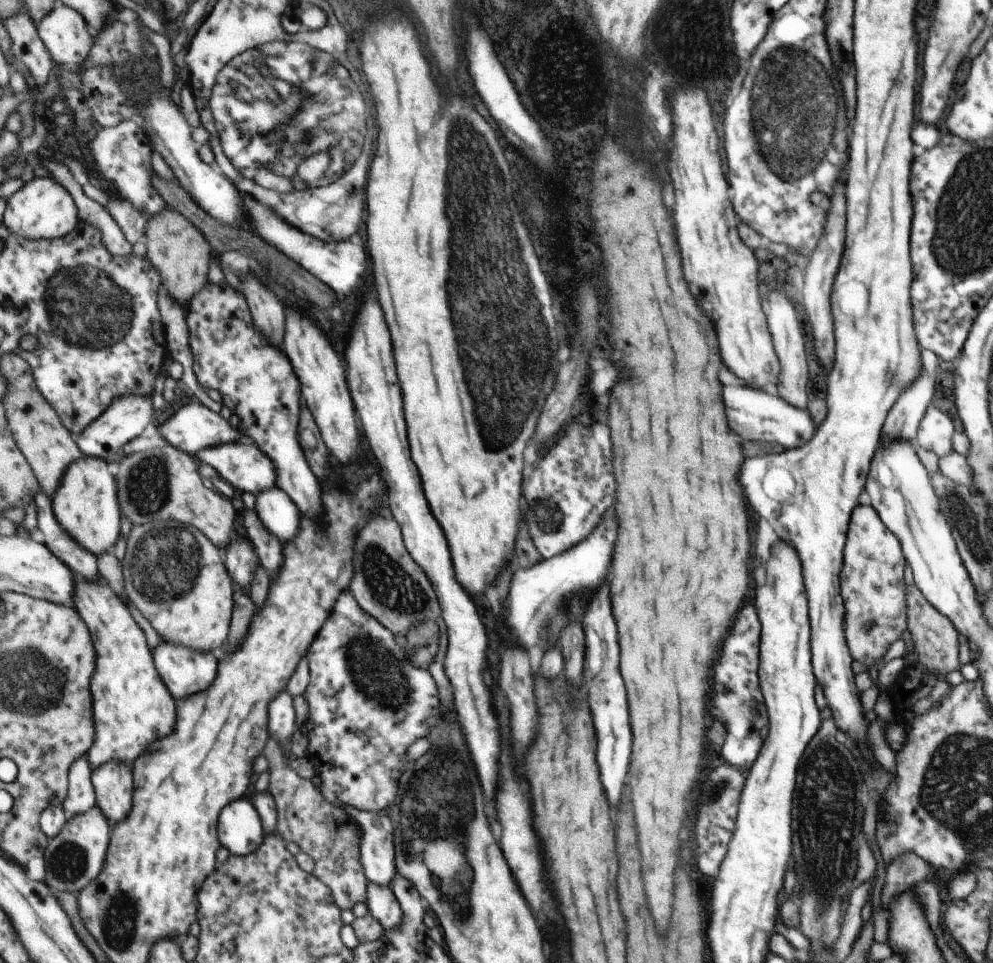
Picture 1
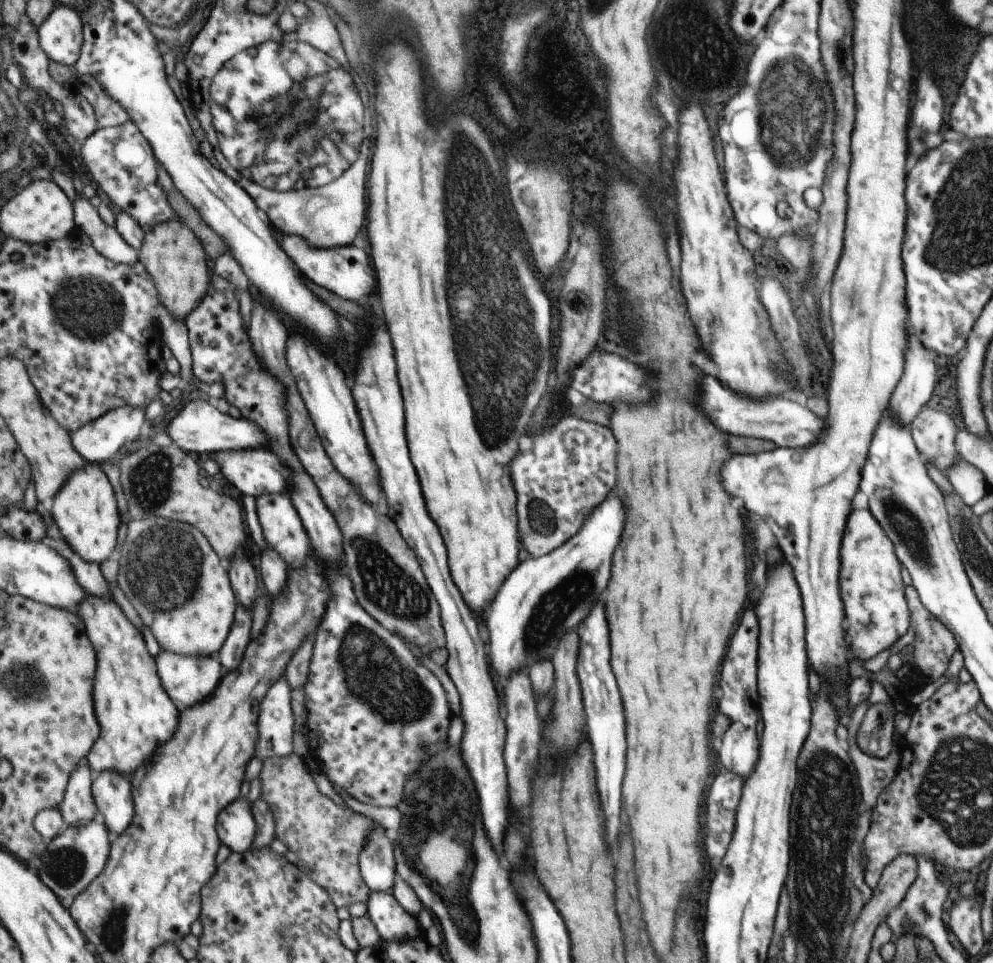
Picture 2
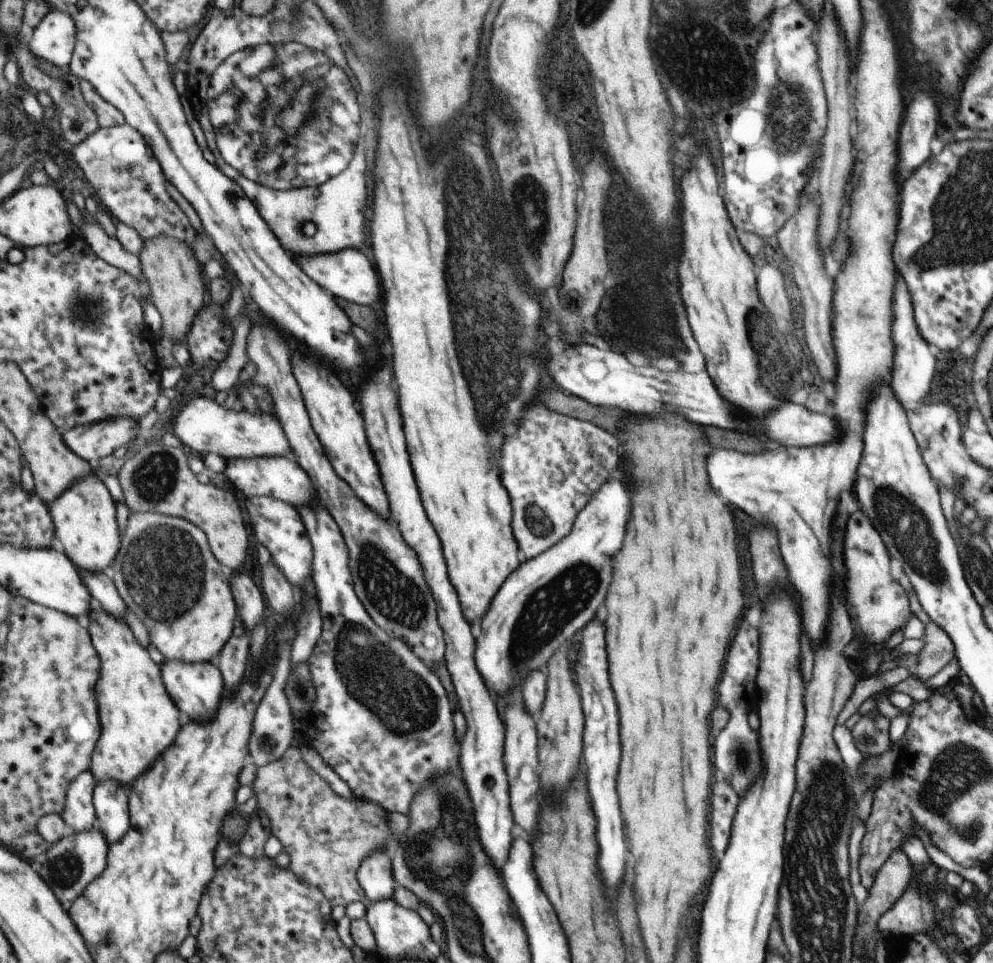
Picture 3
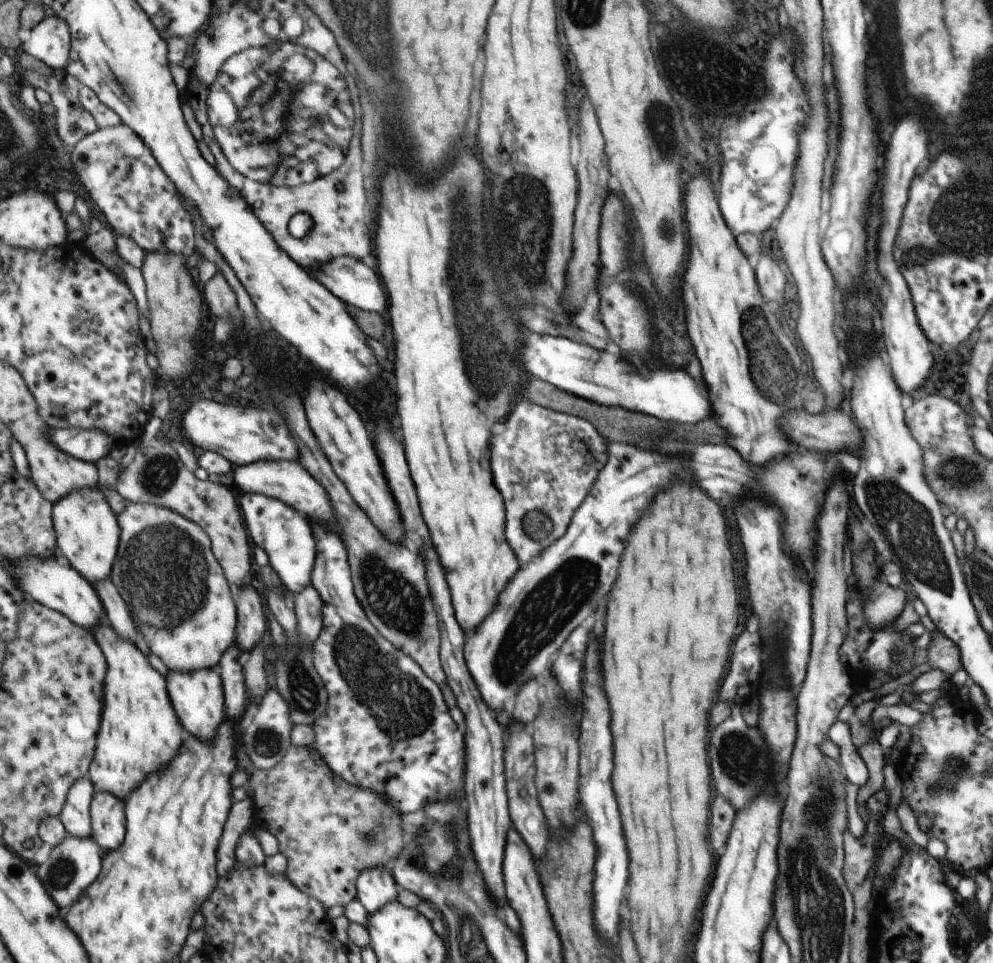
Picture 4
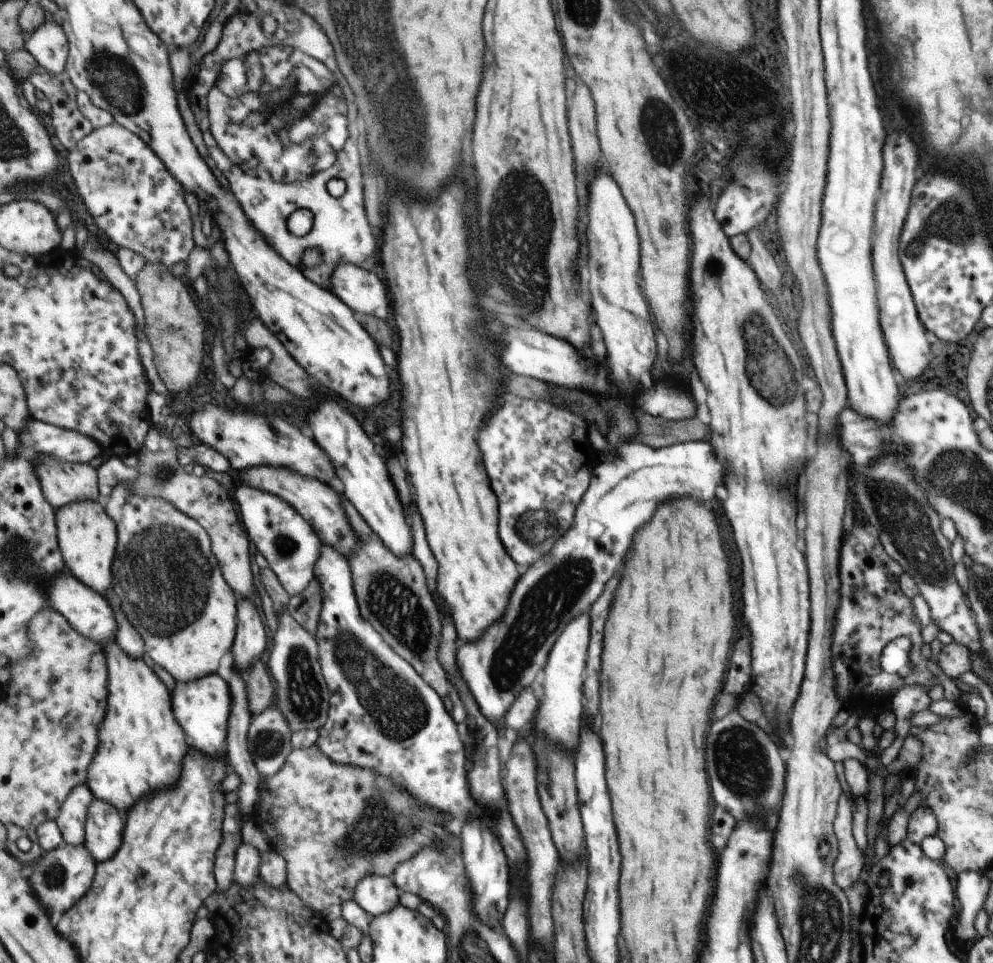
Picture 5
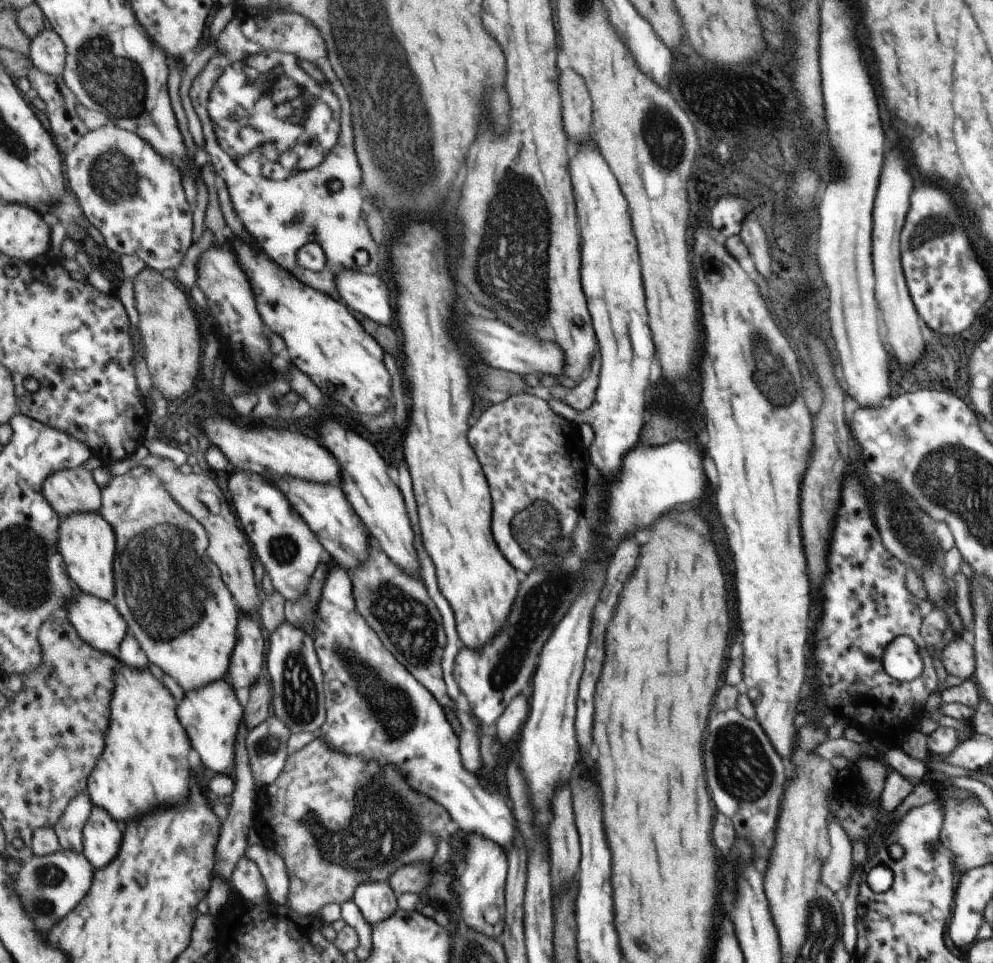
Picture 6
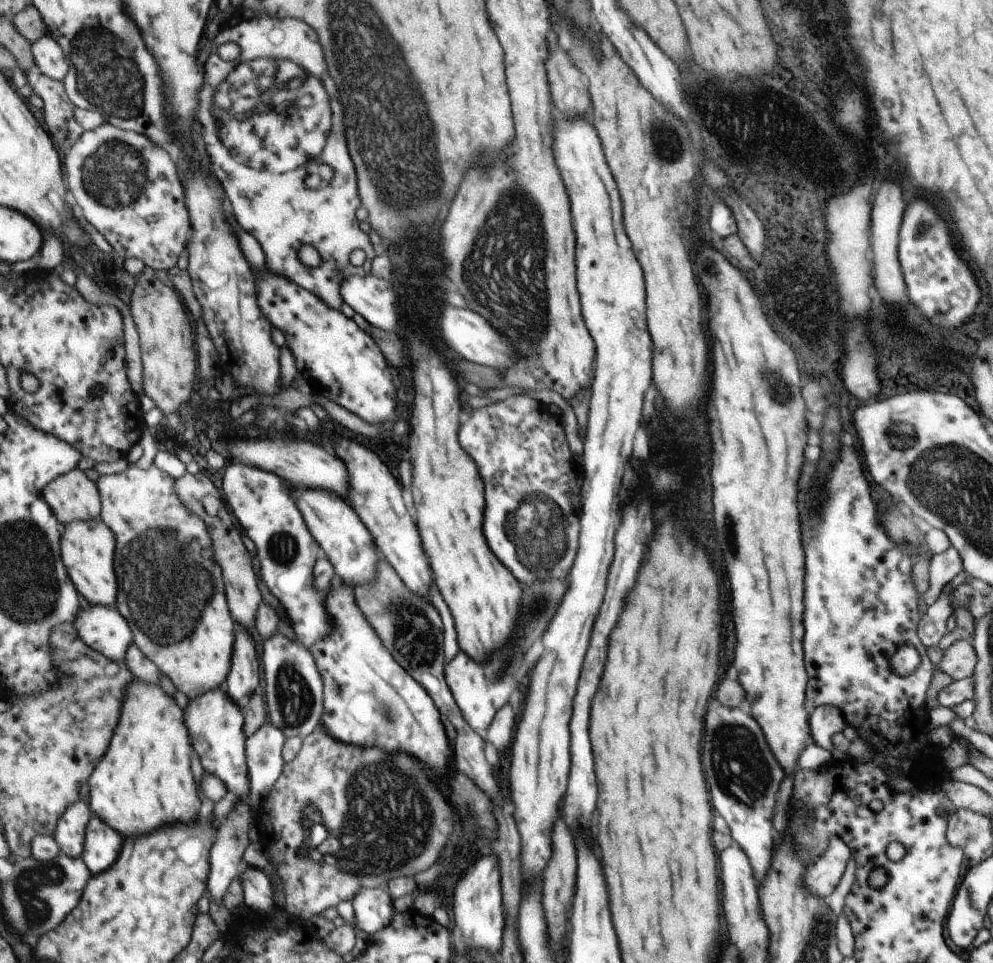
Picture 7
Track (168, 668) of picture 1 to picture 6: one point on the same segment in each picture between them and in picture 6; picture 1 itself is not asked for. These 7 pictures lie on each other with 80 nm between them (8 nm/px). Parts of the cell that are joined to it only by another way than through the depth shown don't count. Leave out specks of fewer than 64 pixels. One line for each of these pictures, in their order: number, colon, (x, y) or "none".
2: (184, 675)
3: (198, 688)
4: (199, 696)
5: (205, 709)
6: (212, 714)

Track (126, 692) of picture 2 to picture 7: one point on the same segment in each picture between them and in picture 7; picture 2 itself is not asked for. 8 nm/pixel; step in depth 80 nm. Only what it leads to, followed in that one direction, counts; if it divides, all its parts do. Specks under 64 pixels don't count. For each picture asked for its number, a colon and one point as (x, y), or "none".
3: (139, 720)
4: (140, 731)
5: (142, 748)
6: (145, 764)
7: (145, 778)

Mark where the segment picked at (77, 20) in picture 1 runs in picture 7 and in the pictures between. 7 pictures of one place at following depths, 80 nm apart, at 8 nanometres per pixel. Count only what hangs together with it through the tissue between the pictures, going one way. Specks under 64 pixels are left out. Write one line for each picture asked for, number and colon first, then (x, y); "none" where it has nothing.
2: (62, 34)
3: (54, 39)
4: (50, 41)
5: (49, 44)
6: (48, 52)
7: (49, 56)

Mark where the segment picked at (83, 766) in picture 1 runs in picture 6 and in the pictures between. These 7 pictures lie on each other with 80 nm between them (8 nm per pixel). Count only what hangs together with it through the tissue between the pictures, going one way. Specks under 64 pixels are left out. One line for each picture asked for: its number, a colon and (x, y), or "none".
2: (79, 805)
3: (80, 812)
4: (77, 814)
5: (73, 819)
6: (70, 829)

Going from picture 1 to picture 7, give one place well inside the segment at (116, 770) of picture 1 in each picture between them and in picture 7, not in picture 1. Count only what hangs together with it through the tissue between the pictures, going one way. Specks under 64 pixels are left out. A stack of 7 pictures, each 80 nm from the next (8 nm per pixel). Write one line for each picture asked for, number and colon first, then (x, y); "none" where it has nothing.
2: (112, 789)
3: (112, 805)
4: (109, 821)
5: (104, 832)
6: (102, 836)
7: (103, 843)

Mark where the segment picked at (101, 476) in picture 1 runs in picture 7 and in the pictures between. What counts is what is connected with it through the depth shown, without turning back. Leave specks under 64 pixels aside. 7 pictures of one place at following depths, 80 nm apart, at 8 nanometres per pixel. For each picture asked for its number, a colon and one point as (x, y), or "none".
2: (85, 510)
3: (86, 517)
4: (89, 533)
5: (88, 536)
6: (87, 541)
7: (89, 548)

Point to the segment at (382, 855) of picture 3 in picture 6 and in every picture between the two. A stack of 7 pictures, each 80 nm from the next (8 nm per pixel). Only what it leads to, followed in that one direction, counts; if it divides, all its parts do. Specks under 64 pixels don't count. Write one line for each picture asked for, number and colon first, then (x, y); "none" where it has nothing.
4: (377, 886)
5: (377, 895)
6: (377, 901)

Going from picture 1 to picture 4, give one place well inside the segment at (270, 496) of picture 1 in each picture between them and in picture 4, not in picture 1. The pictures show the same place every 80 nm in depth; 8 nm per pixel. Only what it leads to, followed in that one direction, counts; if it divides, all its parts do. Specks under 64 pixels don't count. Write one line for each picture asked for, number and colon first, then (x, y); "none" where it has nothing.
2: (282, 527)
3: (277, 525)
4: (286, 535)

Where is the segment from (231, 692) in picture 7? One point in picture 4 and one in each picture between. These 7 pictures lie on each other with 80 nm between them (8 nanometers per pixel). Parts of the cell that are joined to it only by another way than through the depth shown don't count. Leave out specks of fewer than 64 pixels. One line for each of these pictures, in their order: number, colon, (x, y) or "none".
4: (253, 622)
5: (251, 639)
6: (247, 667)

